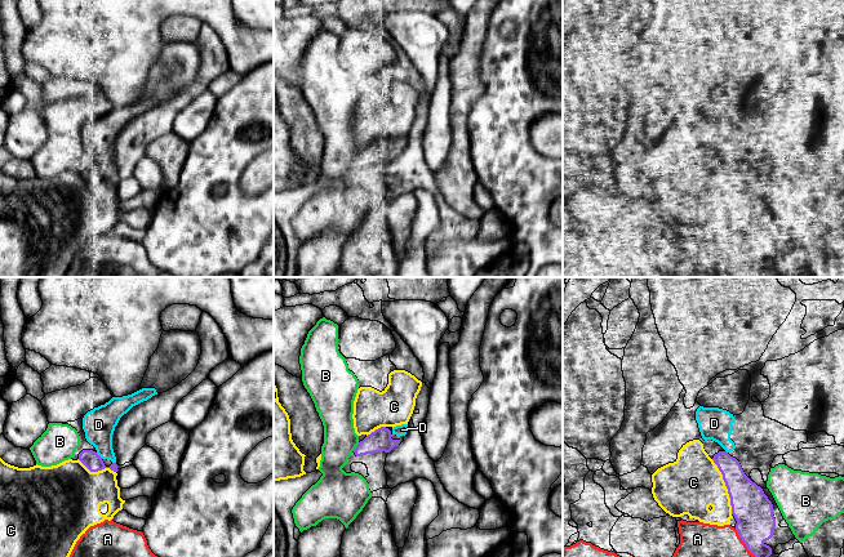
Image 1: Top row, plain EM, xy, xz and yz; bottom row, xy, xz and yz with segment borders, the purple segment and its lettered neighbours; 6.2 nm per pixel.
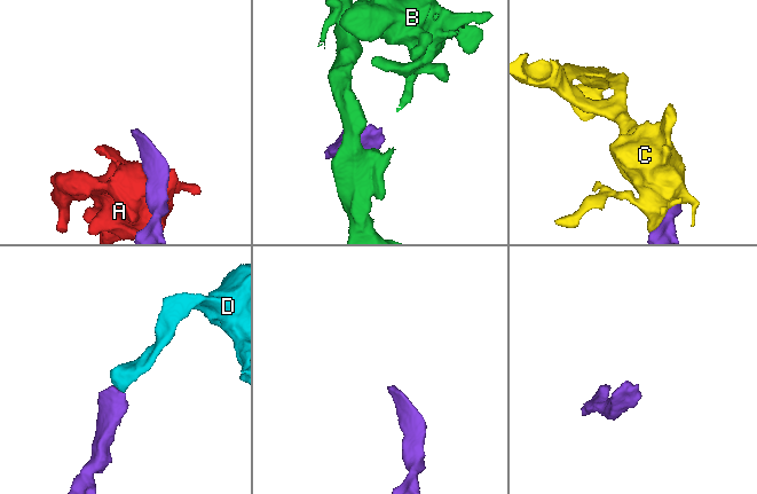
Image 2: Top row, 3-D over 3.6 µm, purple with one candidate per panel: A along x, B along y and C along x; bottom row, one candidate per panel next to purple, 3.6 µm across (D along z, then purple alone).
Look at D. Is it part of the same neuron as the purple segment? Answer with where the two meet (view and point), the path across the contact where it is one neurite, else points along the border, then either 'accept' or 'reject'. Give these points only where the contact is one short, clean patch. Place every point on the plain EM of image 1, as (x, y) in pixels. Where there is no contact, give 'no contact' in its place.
contact xy (98, 166); accept

